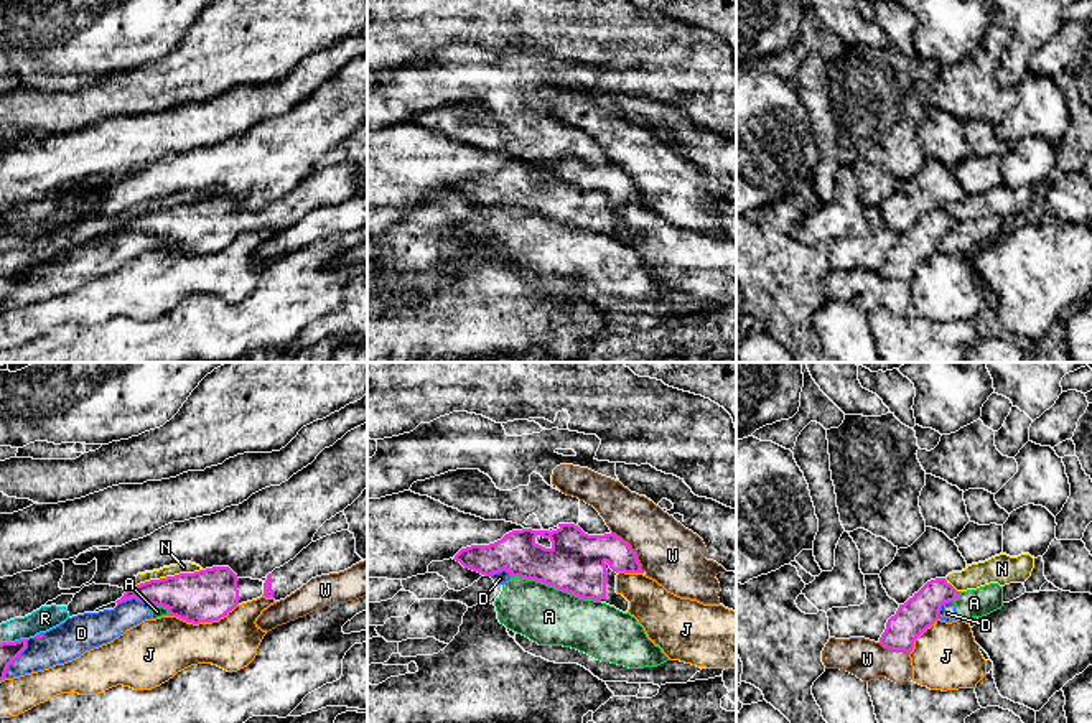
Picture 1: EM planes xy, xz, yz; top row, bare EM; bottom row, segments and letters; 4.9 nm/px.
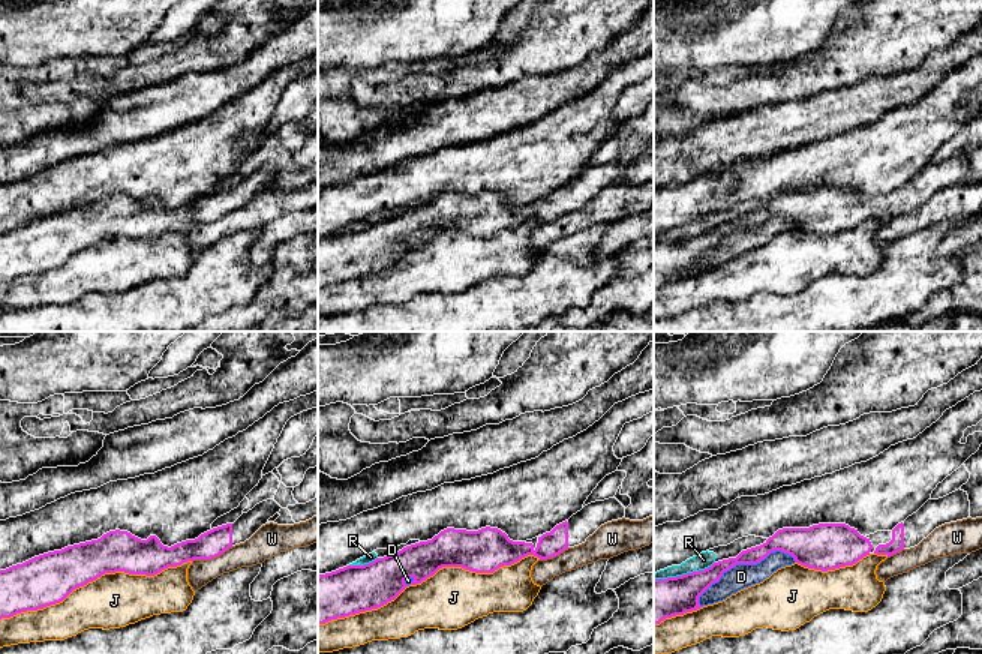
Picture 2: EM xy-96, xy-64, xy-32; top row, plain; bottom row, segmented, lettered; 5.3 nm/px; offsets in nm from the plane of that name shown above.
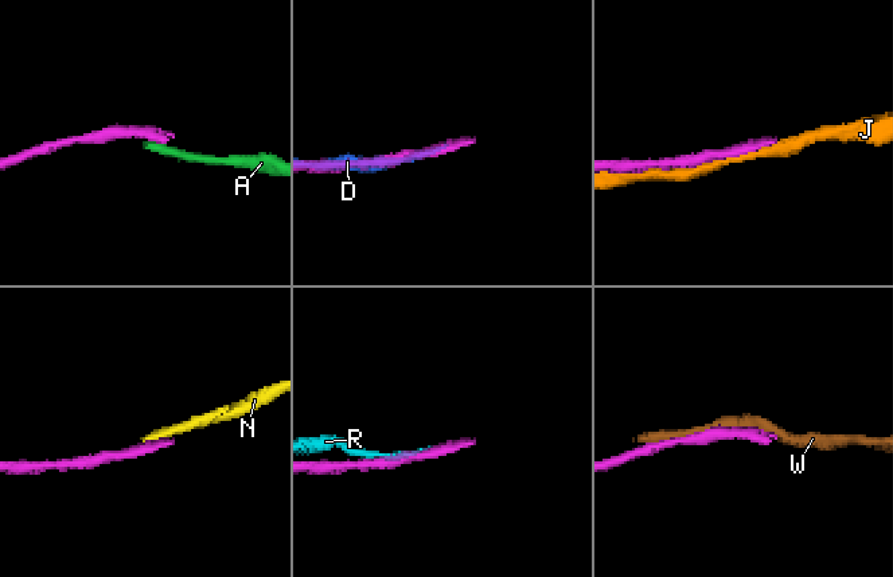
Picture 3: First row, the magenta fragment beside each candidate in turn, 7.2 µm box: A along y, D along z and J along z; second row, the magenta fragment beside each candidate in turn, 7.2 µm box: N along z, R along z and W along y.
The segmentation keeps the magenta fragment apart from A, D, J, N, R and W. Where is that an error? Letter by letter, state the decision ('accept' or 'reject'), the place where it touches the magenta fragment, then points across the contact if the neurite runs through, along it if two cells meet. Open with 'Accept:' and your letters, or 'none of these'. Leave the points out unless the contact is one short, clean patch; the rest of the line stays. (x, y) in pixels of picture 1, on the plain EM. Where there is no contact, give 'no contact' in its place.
Accept: none of these
A: reject; meets magenta in xz at (555, 218); border along xz (511, 208), (534, 209), (600, 233)
D: reject; meets magenta in xy at (130, 229)
J: reject; meets magenta in xy at (201, 252)
N: reject; meets magenta in xy at (163, 209)
R: reject; meets magenta in xy at (12, 274)
W: reject; meets magenta in xz at (633, 181)

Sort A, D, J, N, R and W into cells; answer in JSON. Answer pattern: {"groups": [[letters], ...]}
{"groups": [["A", "D"], ["J"], ["N", "R"], ["W"]]}

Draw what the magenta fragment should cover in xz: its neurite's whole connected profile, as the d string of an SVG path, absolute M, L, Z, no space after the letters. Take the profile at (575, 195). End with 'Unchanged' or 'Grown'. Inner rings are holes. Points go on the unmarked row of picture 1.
M558 155L557 161L512 161L489 176L461 180L455 189L464 199L491 208L506 201L511 209L535 211L583 231L601 232L628 244L629 232L616 224L616 206L642 204L636 183L616 165L588 166L575 155Z. Grown

